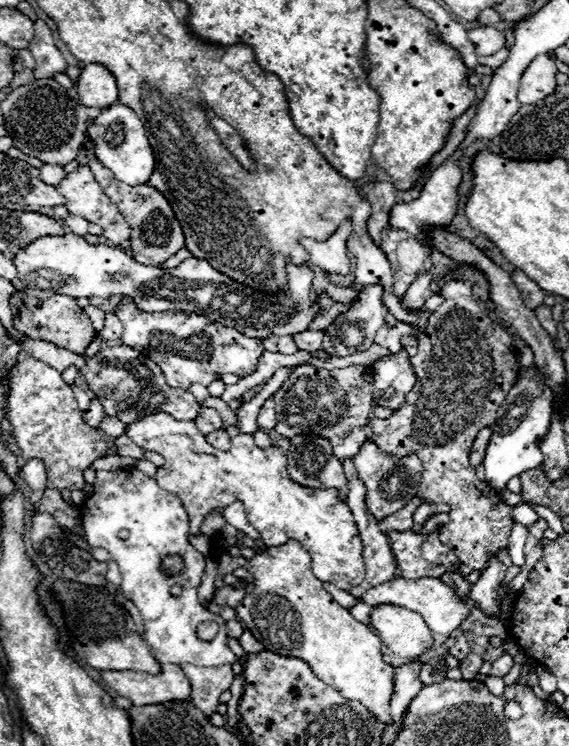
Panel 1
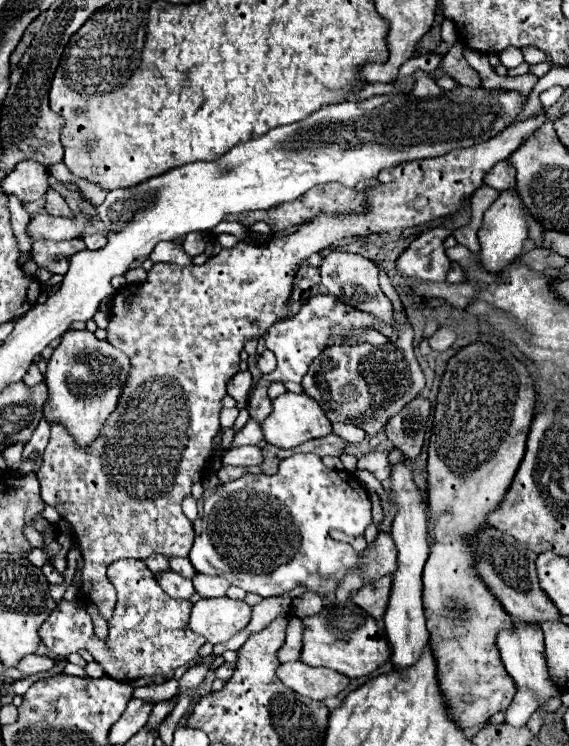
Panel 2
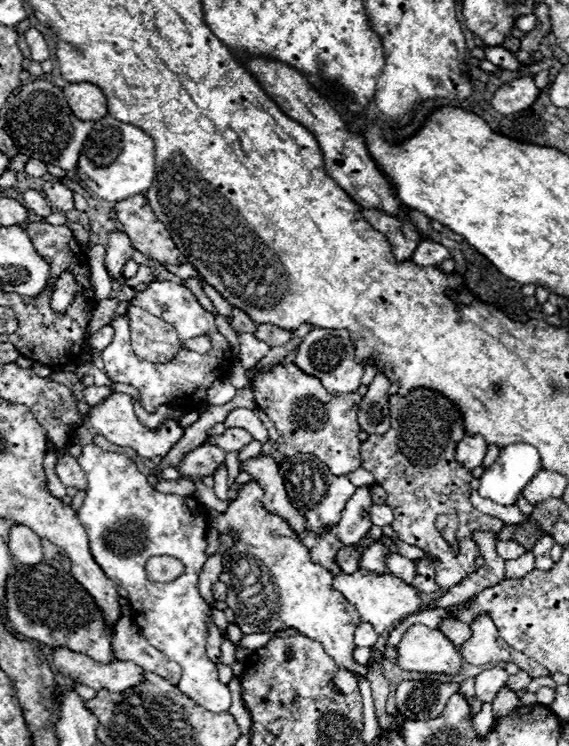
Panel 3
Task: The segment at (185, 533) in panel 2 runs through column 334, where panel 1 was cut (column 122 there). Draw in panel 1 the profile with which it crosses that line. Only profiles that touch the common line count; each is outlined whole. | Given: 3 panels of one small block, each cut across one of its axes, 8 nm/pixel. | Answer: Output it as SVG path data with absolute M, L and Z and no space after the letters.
M78 166L76 172L72 174L66 174L66 178L56 186L56 190L66 198L66 208L70 214L74 216L82 216L86 218L88 222L94 222L102 228L102 236L112 240L116 246L120 242L126 242L130 240L130 226L126 224L126 220L122 218L122 214L118 212L118 208L110 202L110 198L102 192L100 184L94 180L94 174L88 166Z

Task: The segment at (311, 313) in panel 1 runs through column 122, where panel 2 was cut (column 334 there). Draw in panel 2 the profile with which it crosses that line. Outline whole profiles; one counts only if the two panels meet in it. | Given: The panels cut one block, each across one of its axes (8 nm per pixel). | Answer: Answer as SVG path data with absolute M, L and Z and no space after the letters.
M330 252L320 266L320 278L322 284L328 288L330 294L334 294L342 304L350 304L362 312L368 312L380 320L384 320L386 324L390 324L394 328L396 320L394 320L394 306L392 302L384 296L384 292L380 290L380 282L378 282L378 266L360 256L360 254L348 254L348 252Z

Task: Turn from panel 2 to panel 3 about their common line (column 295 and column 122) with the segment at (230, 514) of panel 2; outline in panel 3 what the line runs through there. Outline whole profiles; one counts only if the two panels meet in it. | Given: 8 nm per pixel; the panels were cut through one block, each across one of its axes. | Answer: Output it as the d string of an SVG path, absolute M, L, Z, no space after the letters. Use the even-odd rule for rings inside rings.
M94 444L82 446L78 464L86 472L88 490L76 516L88 534L92 558L112 582L128 592L130 606L136 610L134 622L142 628L142 636L180 664L182 676L176 686L198 706L210 712L226 712L230 708L230 690L218 680L216 664L206 656L204 618L210 608L198 594L198 578L206 562L206 508L190 496L182 498L154 490L130 458L104 452ZM152 556L180 558L184 572L178 580L152 582L144 570Z

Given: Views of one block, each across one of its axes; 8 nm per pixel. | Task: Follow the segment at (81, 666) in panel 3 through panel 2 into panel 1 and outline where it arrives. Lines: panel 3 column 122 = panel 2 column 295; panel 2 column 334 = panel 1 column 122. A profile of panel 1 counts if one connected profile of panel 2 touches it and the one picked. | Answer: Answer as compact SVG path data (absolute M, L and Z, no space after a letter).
M162 664L162 674L134 674L134 672L102 672L106 684L120 696L134 702L134 706L164 704L172 700L190 700L192 686L184 670L176 664Z

